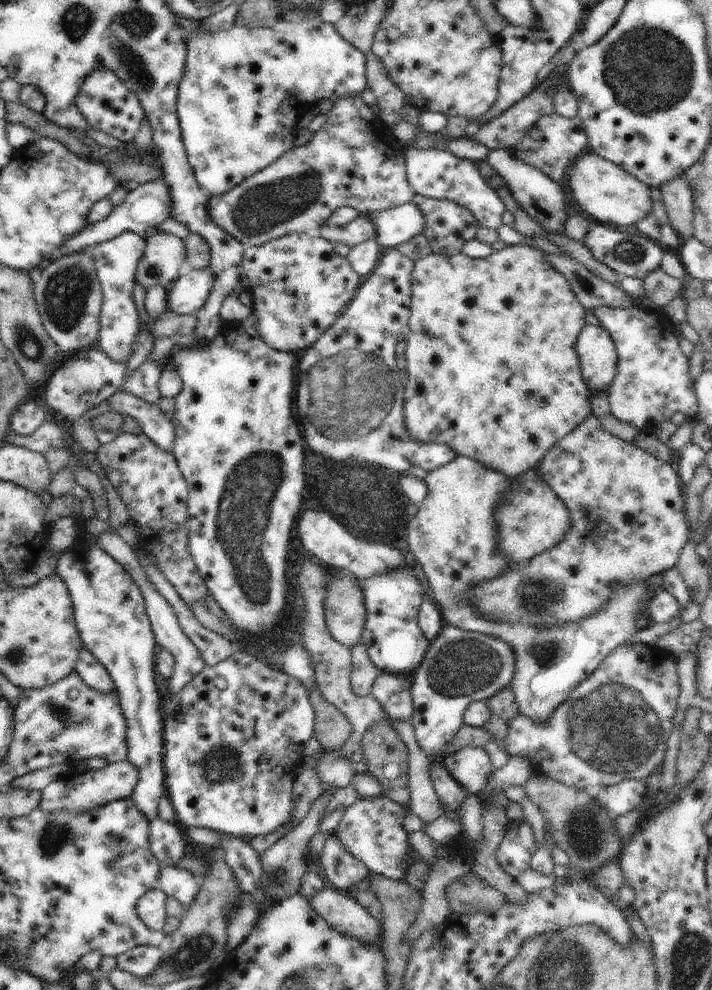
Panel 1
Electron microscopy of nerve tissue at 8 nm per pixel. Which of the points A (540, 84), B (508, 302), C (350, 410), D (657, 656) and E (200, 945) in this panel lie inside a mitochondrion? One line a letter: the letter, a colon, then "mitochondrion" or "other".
A: other
B: other
C: mitochondrion
D: other
E: mitochondrion

